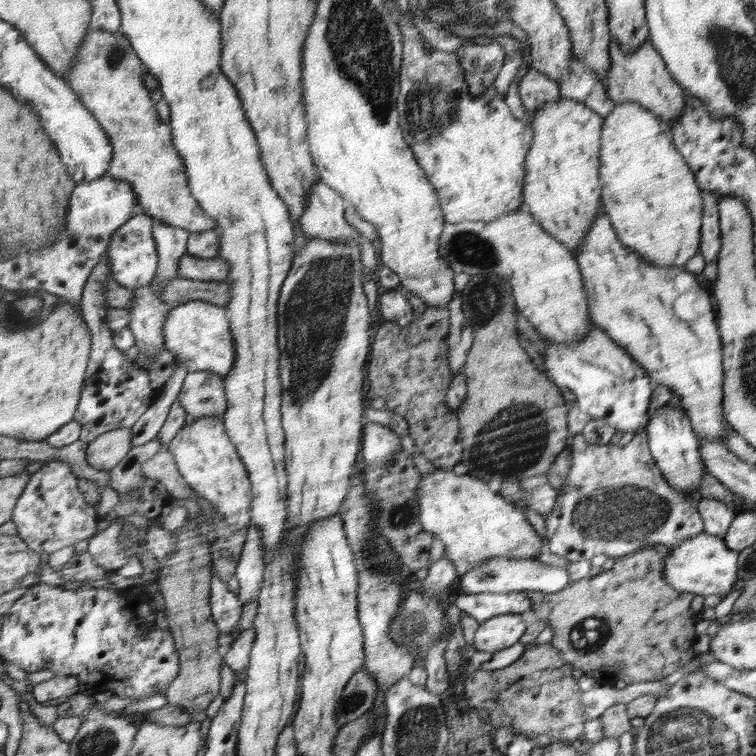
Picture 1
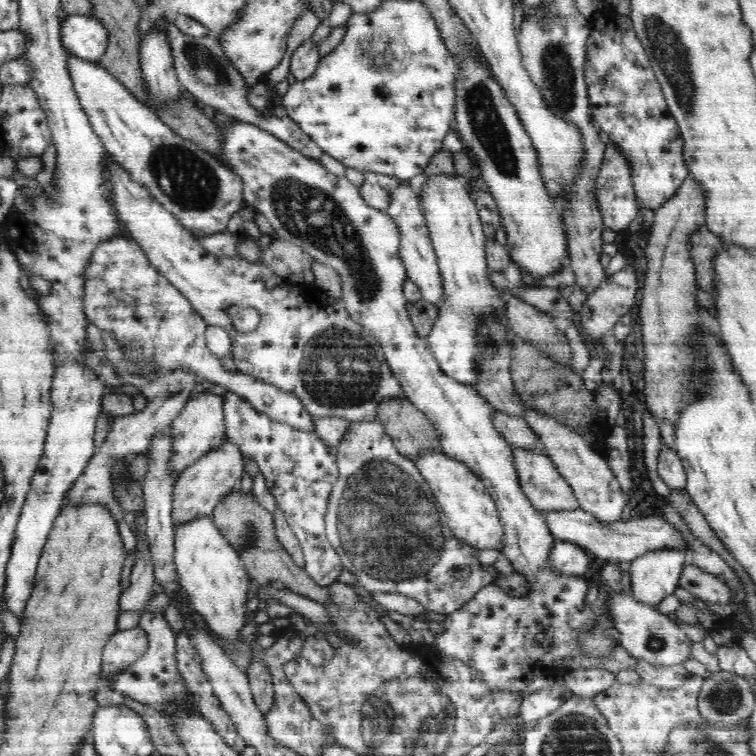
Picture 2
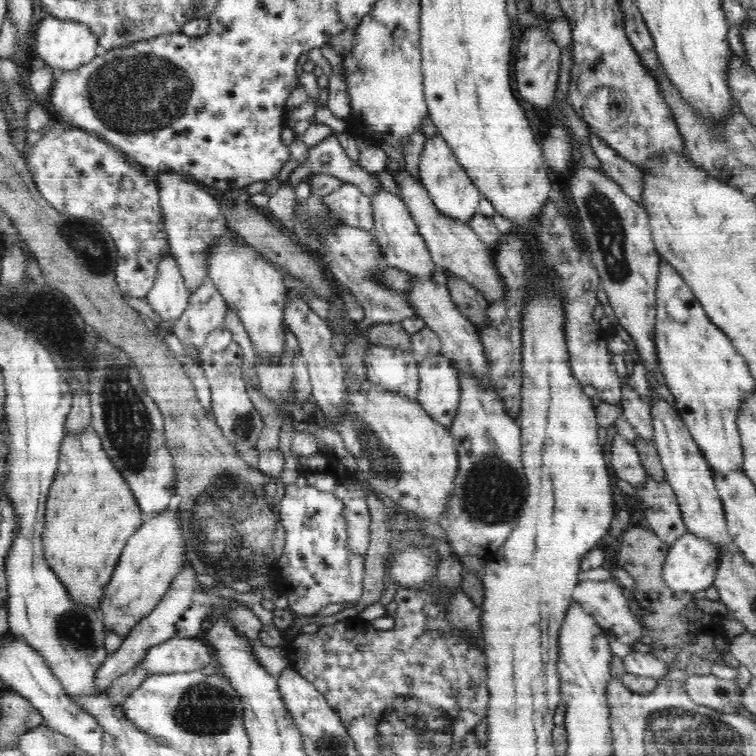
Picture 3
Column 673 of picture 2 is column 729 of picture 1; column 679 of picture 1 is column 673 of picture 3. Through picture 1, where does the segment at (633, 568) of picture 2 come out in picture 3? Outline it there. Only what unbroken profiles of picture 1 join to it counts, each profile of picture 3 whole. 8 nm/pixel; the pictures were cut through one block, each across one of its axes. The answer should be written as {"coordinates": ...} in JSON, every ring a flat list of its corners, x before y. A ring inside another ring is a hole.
{"coordinates":[[688,531,670,546,662,566,662,578,670,589,694,594,714,585,714,576,717,575,719,563,721,563,721,548,718,548,718,544]]}

